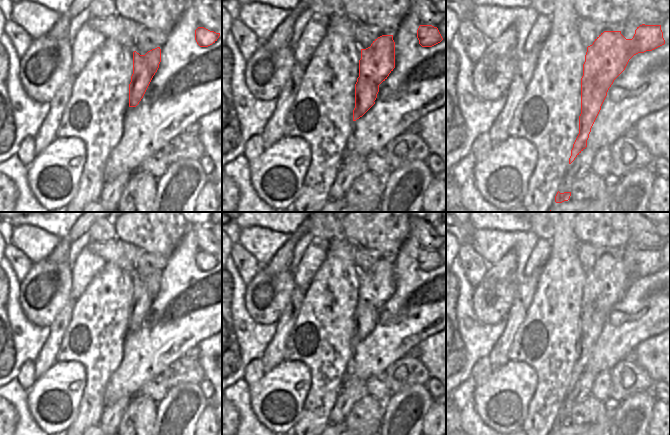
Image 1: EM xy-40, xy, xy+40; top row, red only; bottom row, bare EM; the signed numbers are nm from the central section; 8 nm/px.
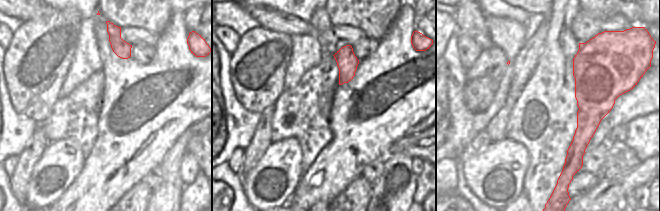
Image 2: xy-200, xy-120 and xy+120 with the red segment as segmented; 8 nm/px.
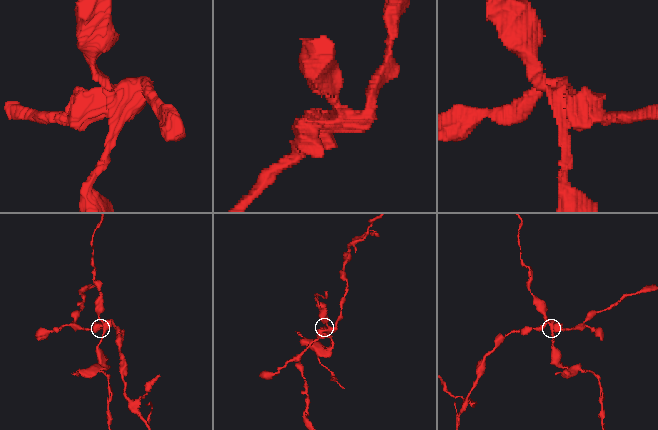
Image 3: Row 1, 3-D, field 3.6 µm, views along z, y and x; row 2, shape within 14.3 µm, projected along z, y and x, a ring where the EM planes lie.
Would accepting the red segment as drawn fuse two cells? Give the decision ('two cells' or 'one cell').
two cells

